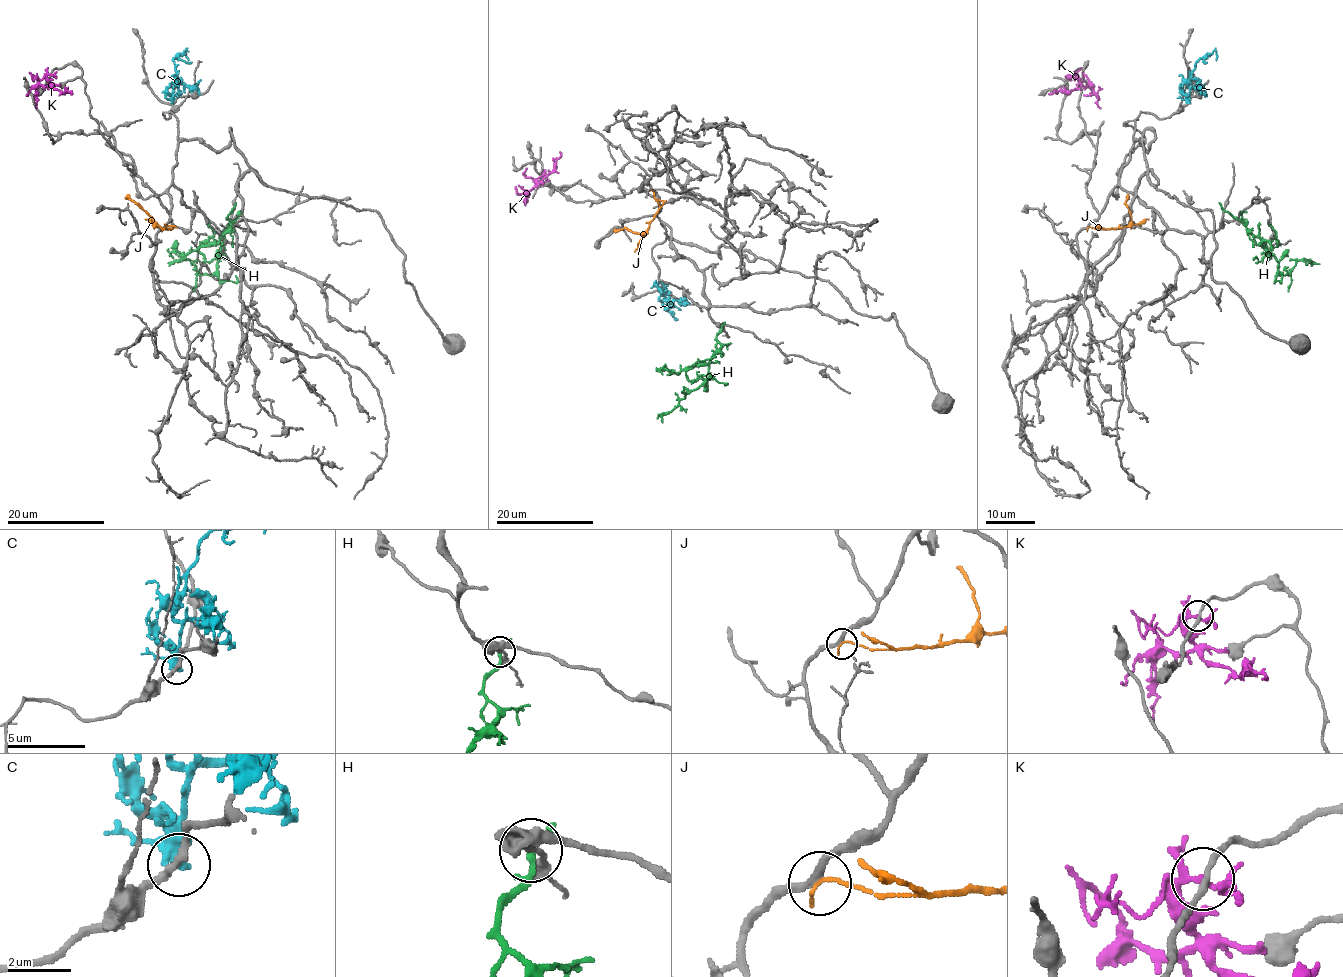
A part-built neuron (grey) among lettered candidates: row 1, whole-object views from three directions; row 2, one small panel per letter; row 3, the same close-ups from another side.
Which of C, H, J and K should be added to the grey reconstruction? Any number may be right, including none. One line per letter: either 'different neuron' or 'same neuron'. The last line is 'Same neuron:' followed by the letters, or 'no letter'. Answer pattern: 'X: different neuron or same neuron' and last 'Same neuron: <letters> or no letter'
C: different neuron
H: different neuron
J: different neuron
K: same neuron
Same neuron: K

